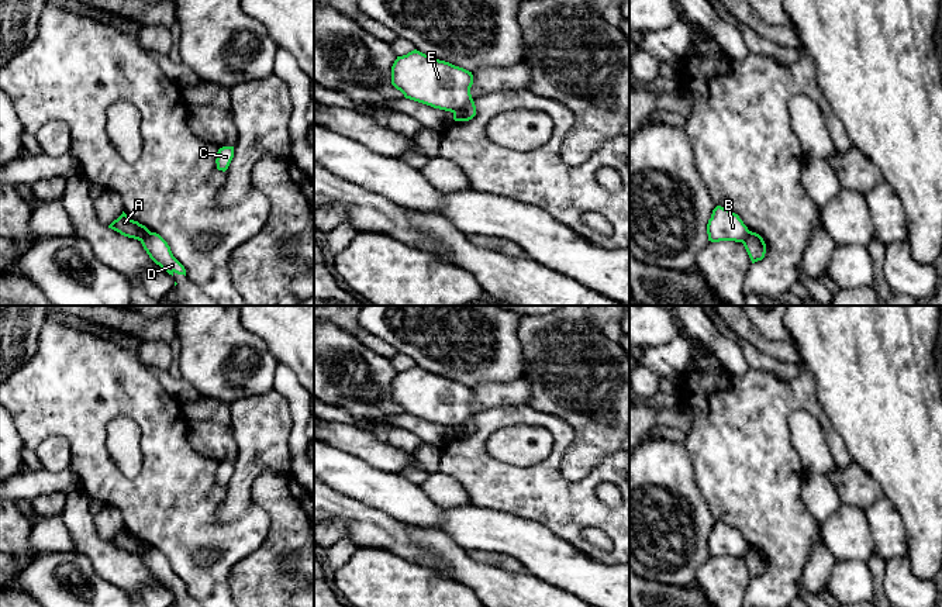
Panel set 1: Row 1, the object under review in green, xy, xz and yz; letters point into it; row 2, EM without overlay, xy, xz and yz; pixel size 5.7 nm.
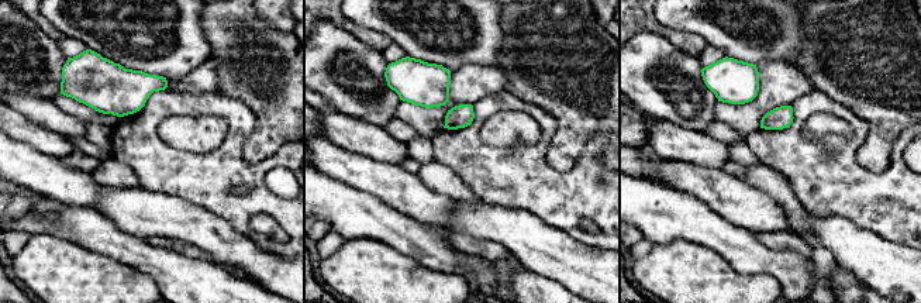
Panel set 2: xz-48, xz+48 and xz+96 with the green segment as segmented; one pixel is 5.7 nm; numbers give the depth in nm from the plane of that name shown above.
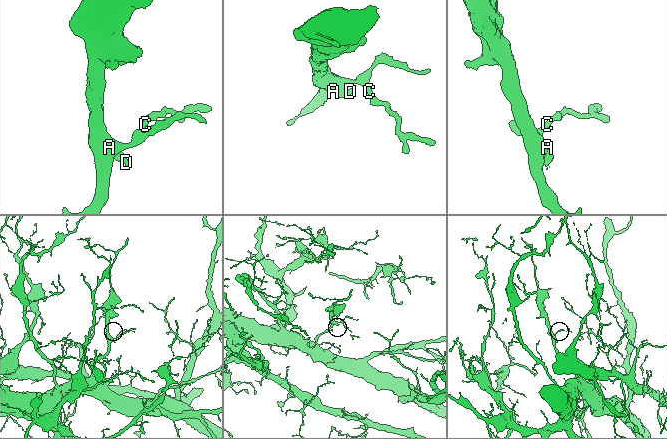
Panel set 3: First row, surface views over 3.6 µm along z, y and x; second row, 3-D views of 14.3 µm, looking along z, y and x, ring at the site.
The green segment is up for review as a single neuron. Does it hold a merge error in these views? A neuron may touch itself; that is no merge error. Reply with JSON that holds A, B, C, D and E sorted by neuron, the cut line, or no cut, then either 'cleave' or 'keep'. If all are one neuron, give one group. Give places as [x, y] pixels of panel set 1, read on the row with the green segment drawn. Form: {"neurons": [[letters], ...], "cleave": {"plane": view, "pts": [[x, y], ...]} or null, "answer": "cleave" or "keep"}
{"neurons": [["A", "B", "C", "E"], ["D"]], "cleave": {"plane": "xz", "pts": [[472, 99], [454, 113]]}, "answer": "cleave"}

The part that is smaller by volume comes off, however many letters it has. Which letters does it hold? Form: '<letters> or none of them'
D

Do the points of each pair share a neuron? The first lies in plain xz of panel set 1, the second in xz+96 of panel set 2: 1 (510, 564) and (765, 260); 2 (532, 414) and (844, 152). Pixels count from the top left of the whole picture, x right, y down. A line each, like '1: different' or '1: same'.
1: different
2: same

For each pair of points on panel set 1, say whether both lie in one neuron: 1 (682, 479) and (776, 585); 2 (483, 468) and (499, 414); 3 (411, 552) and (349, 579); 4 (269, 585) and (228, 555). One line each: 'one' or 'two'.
1: two
2: one
3: two
4: two

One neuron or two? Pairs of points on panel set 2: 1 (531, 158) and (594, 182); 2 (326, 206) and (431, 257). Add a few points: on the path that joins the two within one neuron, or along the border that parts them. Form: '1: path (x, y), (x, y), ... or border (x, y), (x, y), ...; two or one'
1: path (547, 174), (555, 182), (579, 182); one
2: path (352, 214), (379, 220), (404, 234); one

